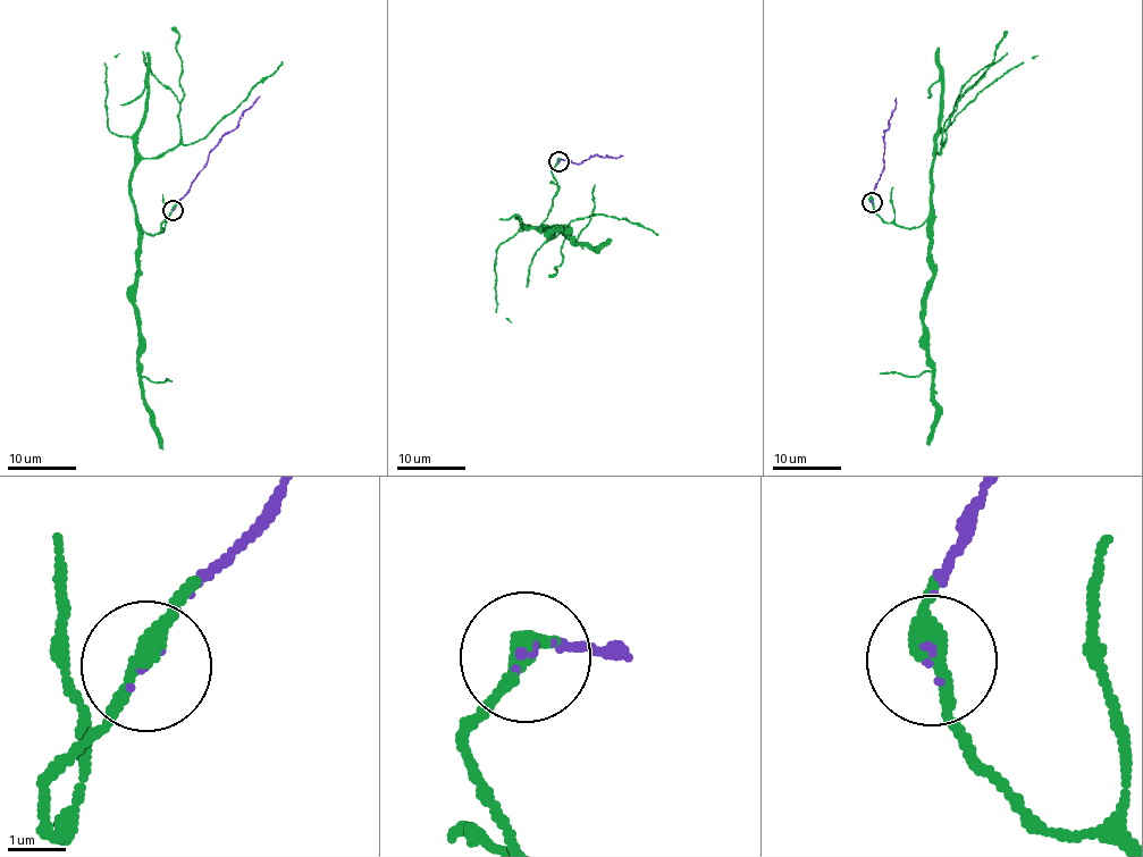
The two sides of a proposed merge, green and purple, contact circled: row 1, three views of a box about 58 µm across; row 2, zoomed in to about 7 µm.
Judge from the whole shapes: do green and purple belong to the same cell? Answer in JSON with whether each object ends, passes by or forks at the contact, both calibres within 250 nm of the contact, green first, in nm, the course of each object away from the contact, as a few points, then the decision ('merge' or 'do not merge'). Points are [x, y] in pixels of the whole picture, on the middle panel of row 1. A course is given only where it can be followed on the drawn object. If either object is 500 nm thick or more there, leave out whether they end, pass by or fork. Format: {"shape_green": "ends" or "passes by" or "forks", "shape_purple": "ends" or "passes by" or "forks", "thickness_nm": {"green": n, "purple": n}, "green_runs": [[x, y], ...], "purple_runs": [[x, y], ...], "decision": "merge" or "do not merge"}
{"shape_green": "passes by", "shape_purple": "ends", "thickness_nm": {"green": 320, "purple": 90}, "green_runs": [[559, 161], [552, 171], [557, 191], [547, 217], [538, 227], [523, 226], [566, 225], [603, 213], [656, 235]], "purple_runs": [[559, 161], [563, 159], [580, 165], [589, 157], [623, 154]], "decision": "merge"}

